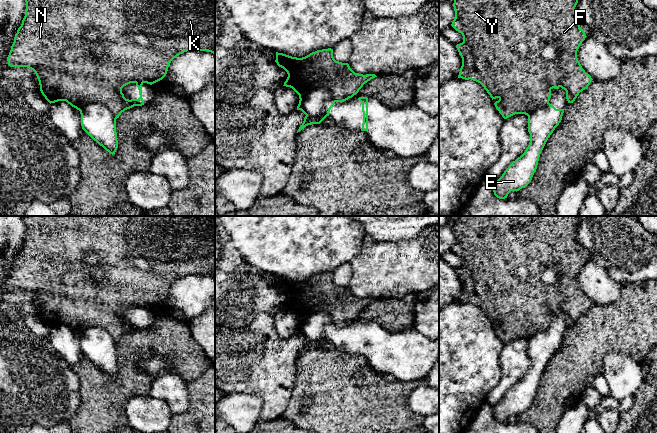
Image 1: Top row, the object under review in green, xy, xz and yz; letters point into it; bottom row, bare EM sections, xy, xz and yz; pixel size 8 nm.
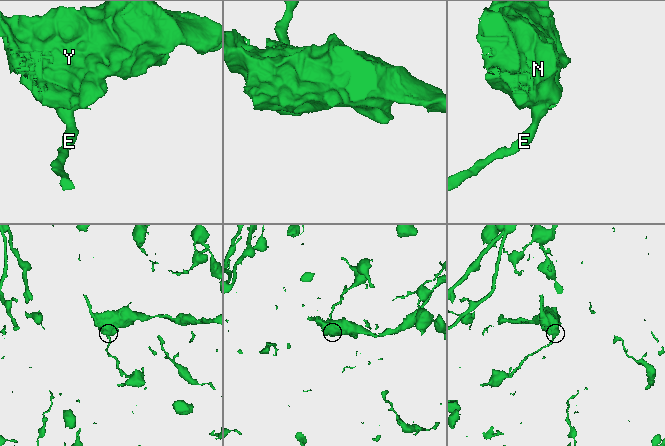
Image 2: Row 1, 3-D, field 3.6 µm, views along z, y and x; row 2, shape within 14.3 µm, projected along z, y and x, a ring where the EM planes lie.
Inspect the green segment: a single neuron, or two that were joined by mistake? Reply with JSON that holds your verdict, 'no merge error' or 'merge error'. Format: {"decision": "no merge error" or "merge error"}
{"decision": "merge error"}

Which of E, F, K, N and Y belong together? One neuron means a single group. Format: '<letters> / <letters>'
E / F K N Y

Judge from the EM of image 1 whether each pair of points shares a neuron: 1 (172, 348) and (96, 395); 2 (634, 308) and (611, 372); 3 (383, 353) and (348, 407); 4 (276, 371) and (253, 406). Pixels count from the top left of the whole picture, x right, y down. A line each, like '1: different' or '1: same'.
1: same
2: different
3: different
4: different

